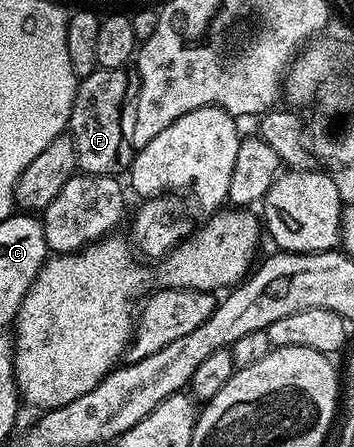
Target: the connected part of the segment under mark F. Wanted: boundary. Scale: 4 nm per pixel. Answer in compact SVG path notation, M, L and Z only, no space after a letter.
M99 67L91 75L80 78L67 126L75 143L77 168L80 172L90 175L121 175L133 164L135 150L132 144L127 143L126 126L121 126L121 108L130 104L134 85L134 78L128 68Z

